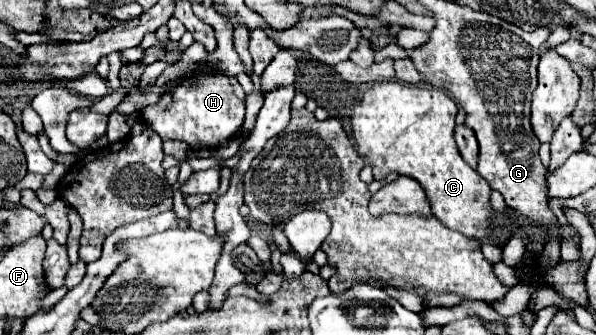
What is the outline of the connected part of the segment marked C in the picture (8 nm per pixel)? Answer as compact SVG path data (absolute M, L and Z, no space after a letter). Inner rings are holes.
M376 81L362 97L362 101L352 109L350 123L352 123L352 137L356 141L358 153L368 159L370 165L374 165L374 179L382 179L388 173L396 171L398 175L408 175L416 179L422 189L426 191L426 197L432 205L432 215L438 217L446 227L460 231L462 235L468 235L470 239L482 239L490 237L490 217L492 207L488 203L490 199L490 187L488 183L462 159L456 143L454 143L454 119L456 119L458 107L456 103L446 95L440 87L416 87L416 85L404 85L400 81Z

